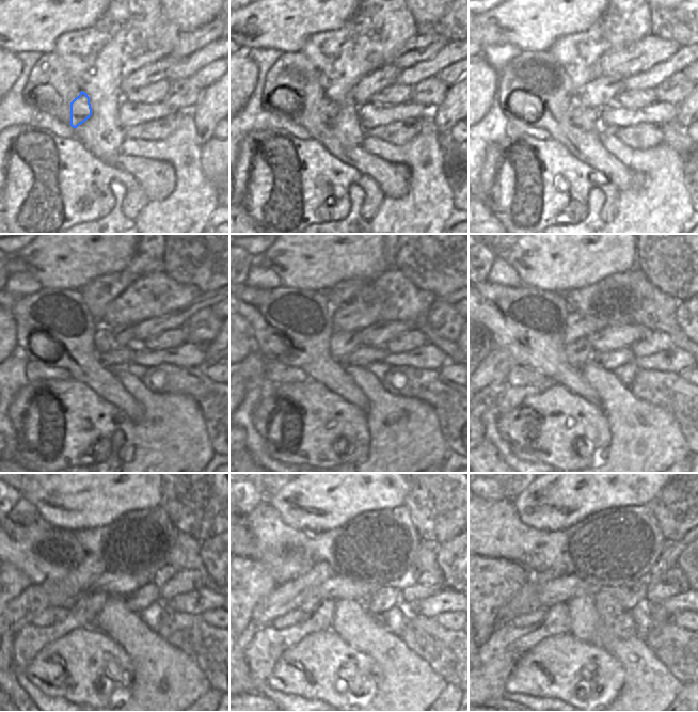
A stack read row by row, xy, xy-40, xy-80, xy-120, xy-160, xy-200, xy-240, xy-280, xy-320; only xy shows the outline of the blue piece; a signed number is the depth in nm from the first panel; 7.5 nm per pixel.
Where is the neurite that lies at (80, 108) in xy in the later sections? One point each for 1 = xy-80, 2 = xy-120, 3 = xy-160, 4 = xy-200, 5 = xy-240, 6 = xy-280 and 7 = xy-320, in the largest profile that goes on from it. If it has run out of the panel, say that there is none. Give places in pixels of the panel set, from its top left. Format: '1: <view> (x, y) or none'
1: xy-80 (584, 117)
2: xy-120 (119, 359)
3: xy-160 (363, 357)
4: xy-200 (611, 360)
5: xy-240 (139, 600)
6: xy-280 (386, 597)
7: xy-320 (629, 597)

